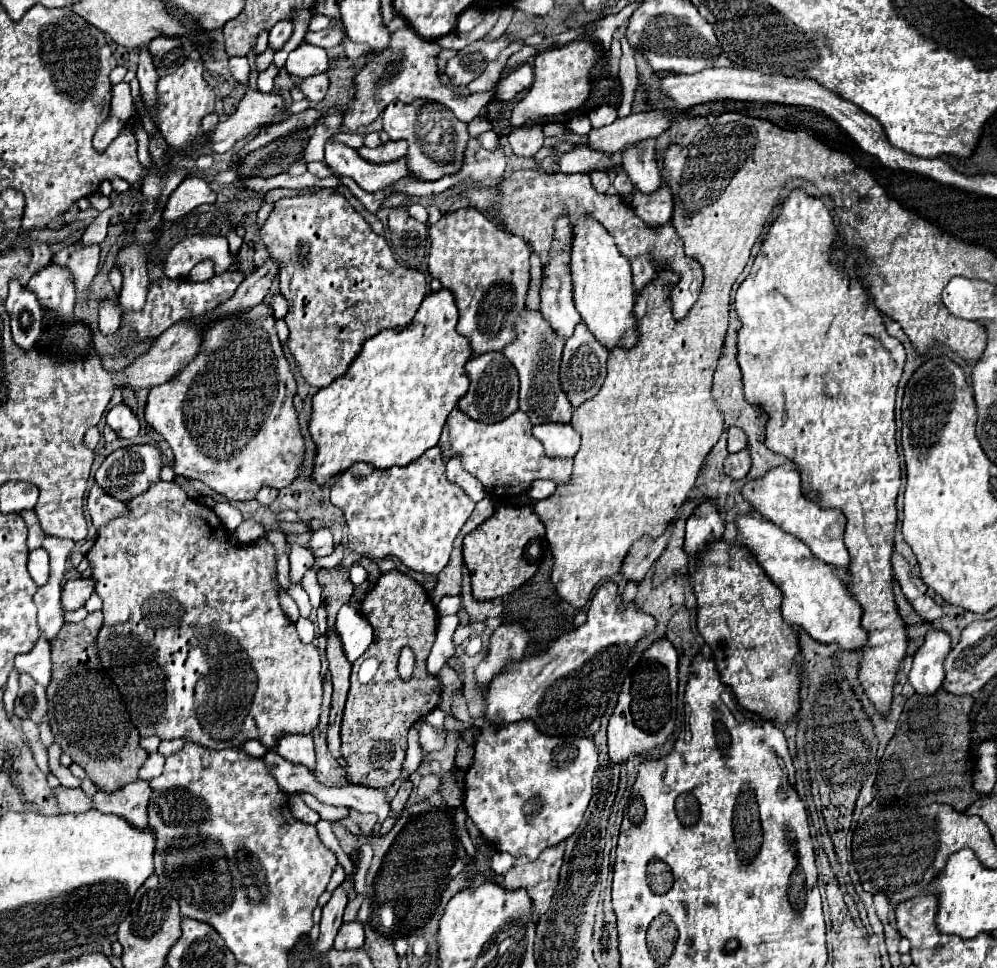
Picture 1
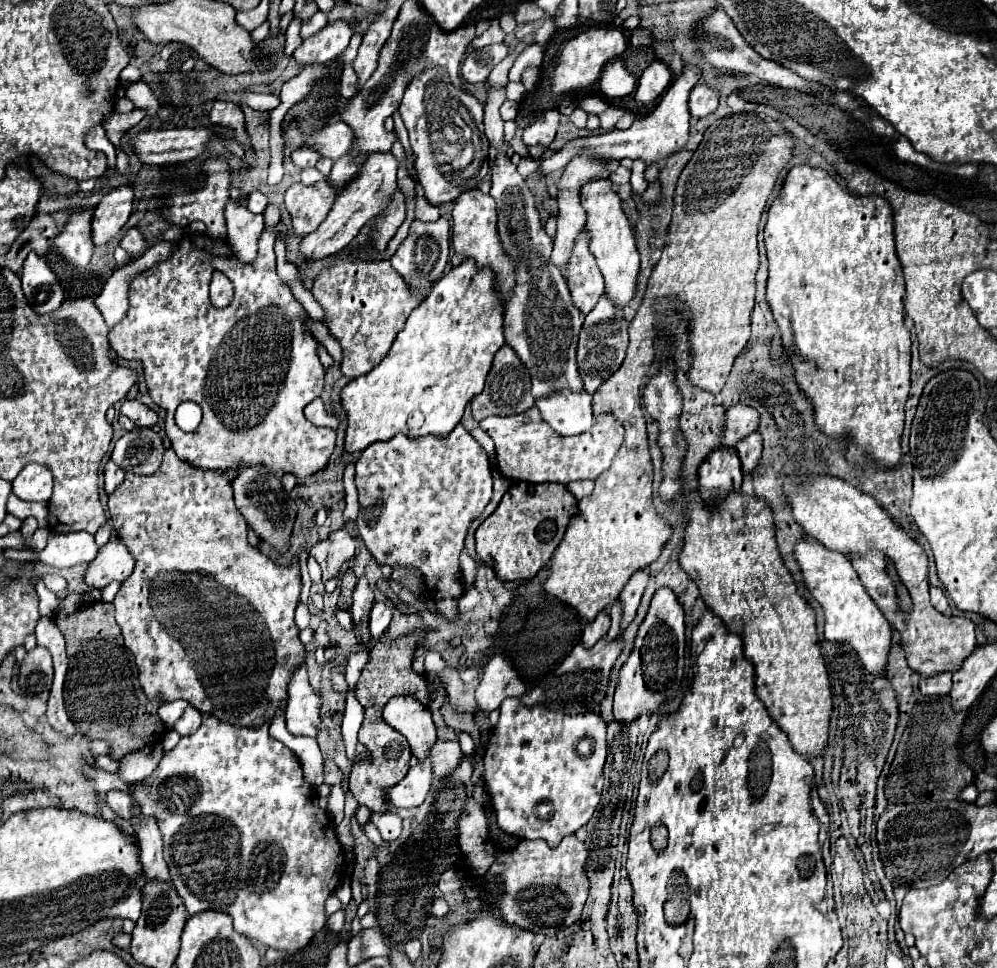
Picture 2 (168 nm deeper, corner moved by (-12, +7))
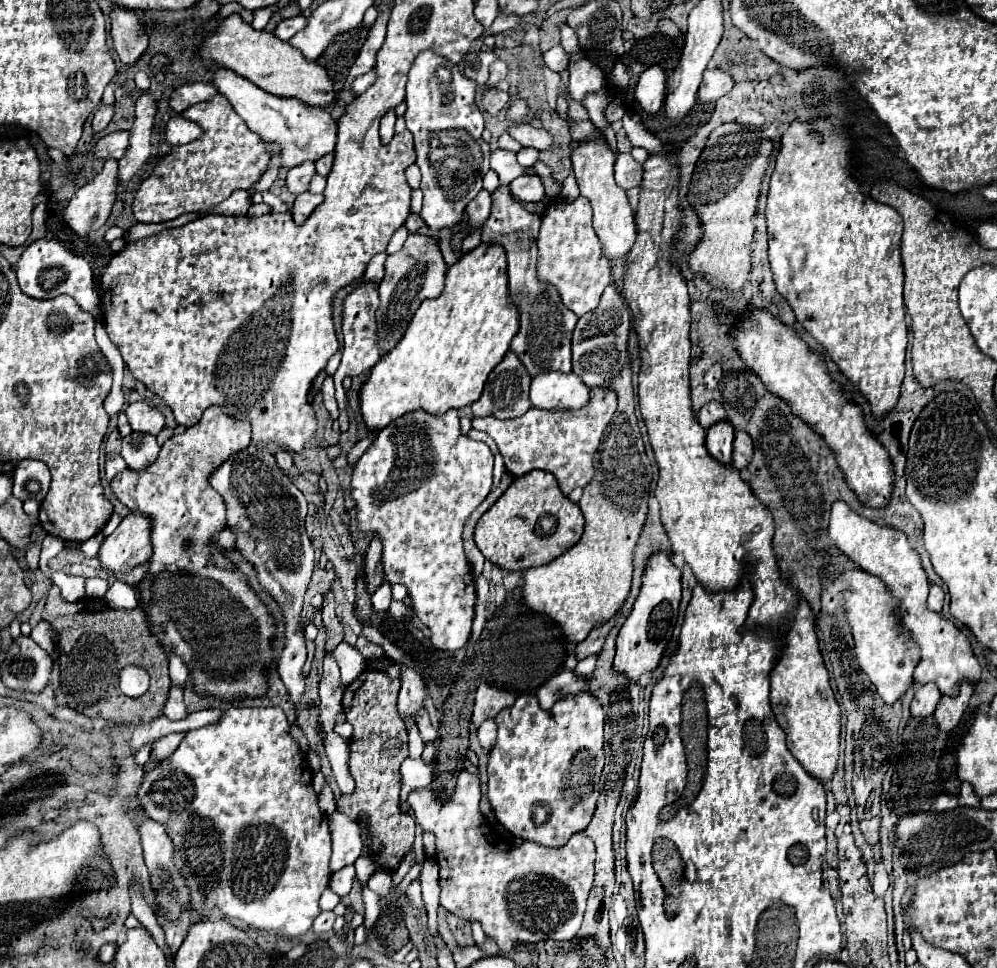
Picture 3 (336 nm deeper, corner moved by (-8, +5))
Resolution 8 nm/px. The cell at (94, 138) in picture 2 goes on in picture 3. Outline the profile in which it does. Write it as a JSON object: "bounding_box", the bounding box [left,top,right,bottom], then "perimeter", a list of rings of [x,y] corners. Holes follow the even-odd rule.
{"bounding_box":[92,103,114,135],"perimeter":[[[100,103],[100,107],[94,113],[94,119],[92,119],[92,131],[94,131],[94,135],[98,135],[100,131],[104,131],[106,125],[112,121],[112,117],[114,117],[114,105]]]}

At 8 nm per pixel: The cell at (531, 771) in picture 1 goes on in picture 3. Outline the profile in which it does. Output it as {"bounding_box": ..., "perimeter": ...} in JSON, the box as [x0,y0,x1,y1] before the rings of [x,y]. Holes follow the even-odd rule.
{"bounding_box":[488,693,604,847],"perimeter":[[[580,693],[558,701],[550,711],[540,709],[534,695],[520,695],[512,707],[496,715],[498,737],[488,757],[488,799],[496,819],[524,841],[560,847],[570,835],[586,829],[596,807],[596,783],[604,767],[604,711],[594,695]]]}

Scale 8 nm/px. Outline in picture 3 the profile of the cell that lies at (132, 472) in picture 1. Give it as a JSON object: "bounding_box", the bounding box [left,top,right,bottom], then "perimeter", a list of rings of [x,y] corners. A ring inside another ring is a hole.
{"bounding_box":[122,433,160,471],"perimeter":[[[130,433],[122,439],[122,457],[126,465],[134,471],[142,471],[156,461],[160,453],[160,445],[156,437],[150,433]]]}

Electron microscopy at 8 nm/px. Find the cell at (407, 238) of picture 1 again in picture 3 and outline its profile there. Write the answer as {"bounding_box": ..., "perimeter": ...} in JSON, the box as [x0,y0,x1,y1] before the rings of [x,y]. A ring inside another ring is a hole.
{"bounding_box":[378,233,446,355],"perimeter":[[[410,233],[404,247],[388,255],[386,259],[386,275],[380,283],[380,309],[378,309],[378,337],[382,355],[388,353],[398,339],[404,335],[404,329],[420,303],[430,297],[438,297],[444,289],[444,275],[446,275],[446,261],[440,253],[440,247],[432,237],[414,235]]]}

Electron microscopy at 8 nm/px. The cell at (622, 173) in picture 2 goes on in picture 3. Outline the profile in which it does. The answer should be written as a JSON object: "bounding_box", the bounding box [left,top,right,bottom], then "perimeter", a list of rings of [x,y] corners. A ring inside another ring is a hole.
{"bounding_box":[614,153,644,191],"perimeter":[[[622,153],[622,155],[616,159],[614,173],[616,173],[616,183],[626,191],[626,189],[636,187],[636,185],[642,183],[642,173],[644,173],[644,169],[630,157],[630,153]]]}

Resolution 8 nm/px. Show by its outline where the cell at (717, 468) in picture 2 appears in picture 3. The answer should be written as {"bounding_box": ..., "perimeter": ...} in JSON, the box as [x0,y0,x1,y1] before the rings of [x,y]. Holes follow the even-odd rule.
{"bounding_box":[706,421,734,465],"perimeter":[[[728,421],[712,425],[706,435],[706,449],[710,457],[718,459],[722,465],[732,463],[732,441],[734,441],[734,427]]]}

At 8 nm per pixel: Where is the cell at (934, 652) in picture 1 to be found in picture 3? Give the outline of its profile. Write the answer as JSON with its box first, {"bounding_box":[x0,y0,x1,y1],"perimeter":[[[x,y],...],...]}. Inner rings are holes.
{"bounding_box":[910,683,942,717],"perimeter":[[[926,683],[924,687],[920,687],[912,699],[912,705],[910,705],[910,711],[914,717],[926,717],[926,715],[932,715],[938,701],[940,701],[942,693],[938,691],[938,687],[934,683]]]}

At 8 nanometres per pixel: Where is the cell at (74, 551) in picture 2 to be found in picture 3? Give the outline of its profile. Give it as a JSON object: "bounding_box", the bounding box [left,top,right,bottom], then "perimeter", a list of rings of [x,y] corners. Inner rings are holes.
{"bounding_box":[74,533,104,557],"perimeter":[[[96,533],[94,537],[90,537],[90,539],[82,541],[82,543],[78,543],[78,545],[74,547],[74,551],[76,551],[76,553],[82,553],[84,557],[96,557],[102,539],[104,539],[104,535],[102,535],[102,533]]]}

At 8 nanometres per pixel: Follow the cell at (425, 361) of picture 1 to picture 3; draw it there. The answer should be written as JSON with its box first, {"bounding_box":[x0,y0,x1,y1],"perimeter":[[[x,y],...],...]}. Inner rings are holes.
{"bounding_box":[360,243,518,433],"perimeter":[[[480,243],[474,251],[466,253],[464,257],[460,257],[454,265],[448,267],[446,271],[446,285],[444,285],[444,291],[436,297],[436,299],[426,299],[418,311],[414,313],[414,317],[410,319],[408,327],[406,327],[406,333],[404,337],[398,341],[398,345],[394,349],[390,349],[380,361],[378,365],[374,365],[374,369],[370,371],[368,379],[362,383],[362,389],[360,389],[360,411],[362,411],[362,419],[364,419],[364,425],[368,431],[376,433],[376,431],[382,431],[386,425],[390,425],[392,421],[396,421],[398,417],[402,417],[404,413],[412,413],[412,411],[418,411],[418,409],[424,409],[426,413],[430,415],[444,415],[448,413],[450,409],[462,409],[466,405],[472,405],[474,401],[478,401],[480,393],[482,393],[482,387],[486,383],[486,377],[488,373],[502,361],[504,353],[508,351],[510,347],[510,341],[512,337],[516,335],[518,331],[518,311],[514,307],[508,307],[508,281],[506,281],[506,257],[504,257],[504,251],[502,247],[498,245],[486,245],[486,243]]]}

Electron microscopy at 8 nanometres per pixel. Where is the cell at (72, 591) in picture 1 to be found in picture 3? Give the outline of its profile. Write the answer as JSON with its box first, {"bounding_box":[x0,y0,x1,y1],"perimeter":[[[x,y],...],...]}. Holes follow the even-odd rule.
{"bounding_box":[96,513,150,575],"perimeter":[[[130,513],[114,533],[102,541],[96,557],[112,575],[124,575],[146,563],[150,555],[150,519],[142,513]]]}

